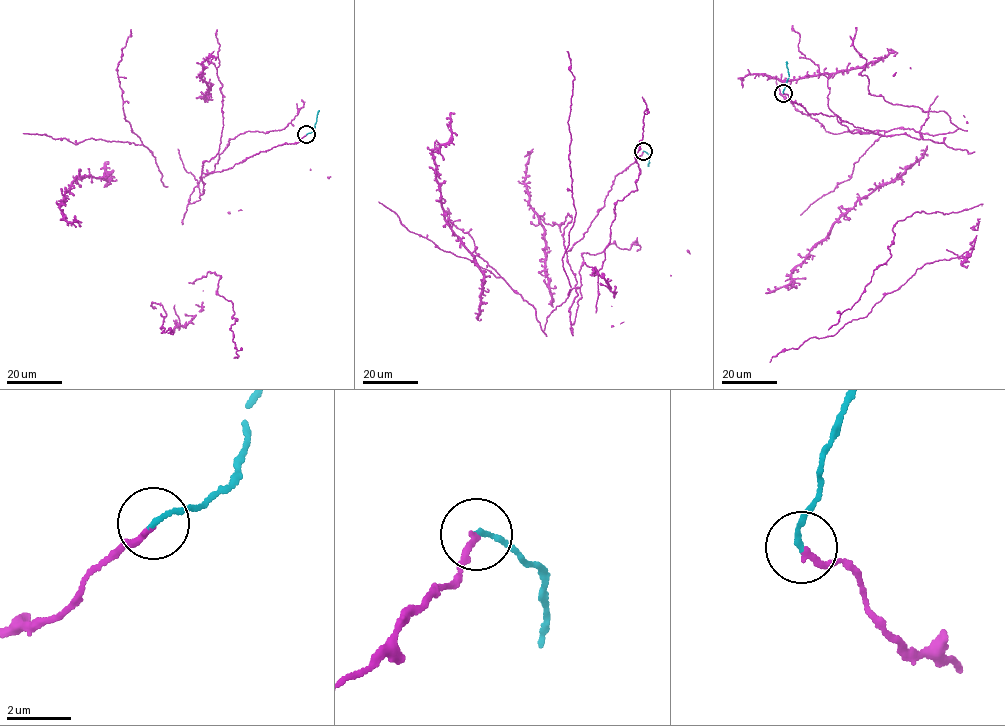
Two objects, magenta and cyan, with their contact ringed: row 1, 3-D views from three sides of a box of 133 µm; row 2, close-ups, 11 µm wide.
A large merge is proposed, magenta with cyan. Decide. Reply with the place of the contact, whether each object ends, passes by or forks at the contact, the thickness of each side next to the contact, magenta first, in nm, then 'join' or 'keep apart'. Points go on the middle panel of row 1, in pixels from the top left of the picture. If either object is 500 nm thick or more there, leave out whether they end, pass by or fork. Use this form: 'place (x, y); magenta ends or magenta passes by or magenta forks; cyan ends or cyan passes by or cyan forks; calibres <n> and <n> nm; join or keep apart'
place (643, 151); magenta ends; cyan ends; calibres 190 and 150 nm; join

